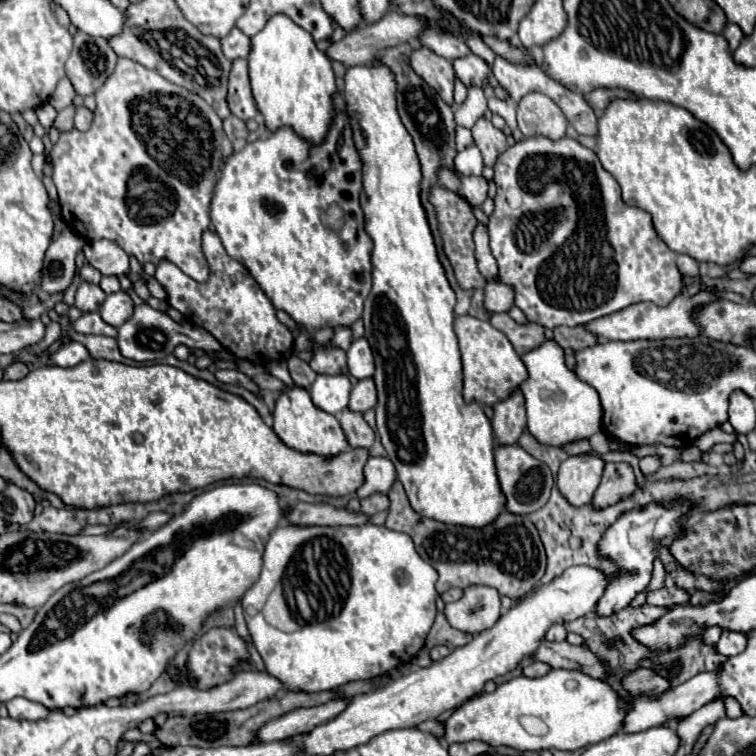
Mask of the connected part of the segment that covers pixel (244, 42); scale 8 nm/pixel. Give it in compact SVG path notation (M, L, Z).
M235 27L227 37L221 39L221 47L223 47L223 53L227 59L231 59L231 61L239 59L239 57L245 59L251 53L251 39Z

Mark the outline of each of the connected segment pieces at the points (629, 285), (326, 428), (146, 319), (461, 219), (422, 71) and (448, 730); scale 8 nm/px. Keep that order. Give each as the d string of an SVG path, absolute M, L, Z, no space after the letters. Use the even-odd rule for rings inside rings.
M529 137L525 141L515 143L513 147L509 147L507 151L503 151L497 157L495 163L495 177L493 181L497 183L497 195L495 195L495 211L489 217L489 241L491 241L491 253L497 259L499 265L499 281L513 287L515 291L515 307L519 307L527 321L531 323L539 323L547 329L555 329L559 325L567 325L567 327L577 327L577 325L585 325L597 317L603 315L611 315L615 311L621 311L633 303L639 301L651 301L659 307L667 307L677 295L681 295L683 291L683 275L679 273L675 261L677 261L677 253L671 251L663 239L657 235L653 219L647 211L639 209L639 207L629 207L623 203L621 199L621 189L617 185L617 181L603 169L599 157L595 151L583 147L577 139L571 137L563 137L559 141L551 141L547 137Z
M287 389L285 393L281 393L275 401L275 409L273 409L273 419L275 419L275 433L277 437L291 449L301 451L301 453L315 453L321 457L335 457L343 451L349 449L345 433L337 421L335 415L323 413L321 409L317 409L309 397L309 393L305 389Z
M147 303L135 305L135 313L131 319L127 319L119 329L117 329L117 345L123 357L133 359L137 363L157 363L163 361L177 345L187 345L189 349L201 349L201 351L221 351L221 343L211 337L203 327L197 327L189 321L183 325L175 323L167 313L151 309Z
M443 187L431 189L431 203L437 209L439 229L441 229L441 235L443 235L443 247L445 247L445 253L447 253L447 257L449 257L453 269L455 269L455 277L457 277L461 289L483 289L487 281L477 269L475 245L473 245L473 237L471 237L473 227L477 225L477 219L473 217L469 203L463 197L455 195L453 191L443 189Z
M417 45L409 59L413 71L427 85L431 85L443 97L443 101L453 105L453 83L455 83L453 65L423 45Z
M551 669L547 675L537 679L515 677L507 683L497 685L493 693L473 695L471 699L463 701L445 721L443 741L447 745L483 741L493 747L507 745L519 751L537 753L543 749L577 751L593 743L599 743L611 737L613 733L619 733L629 711L631 699L621 697L609 683L593 679L583 671ZM529 715L545 725L545 733L531 735L525 729L521 719Z

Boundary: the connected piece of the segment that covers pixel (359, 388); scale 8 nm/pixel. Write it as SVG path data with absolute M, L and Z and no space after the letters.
M371 379L367 381L359 381L353 391L351 391L351 399L349 399L349 411L355 413L365 413L367 409L373 409L377 405L377 393L375 393L375 383Z

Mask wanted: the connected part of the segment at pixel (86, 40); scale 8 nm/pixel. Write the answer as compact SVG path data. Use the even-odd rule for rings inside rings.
M77 31L73 35L73 51L71 51L71 57L65 63L65 73L67 73L69 81L71 81L71 85L75 87L77 95L85 97L85 95L93 95L103 85L103 81L113 73L115 63L117 63L117 55L107 45L105 39L91 37L91 35L83 33L83 31Z

